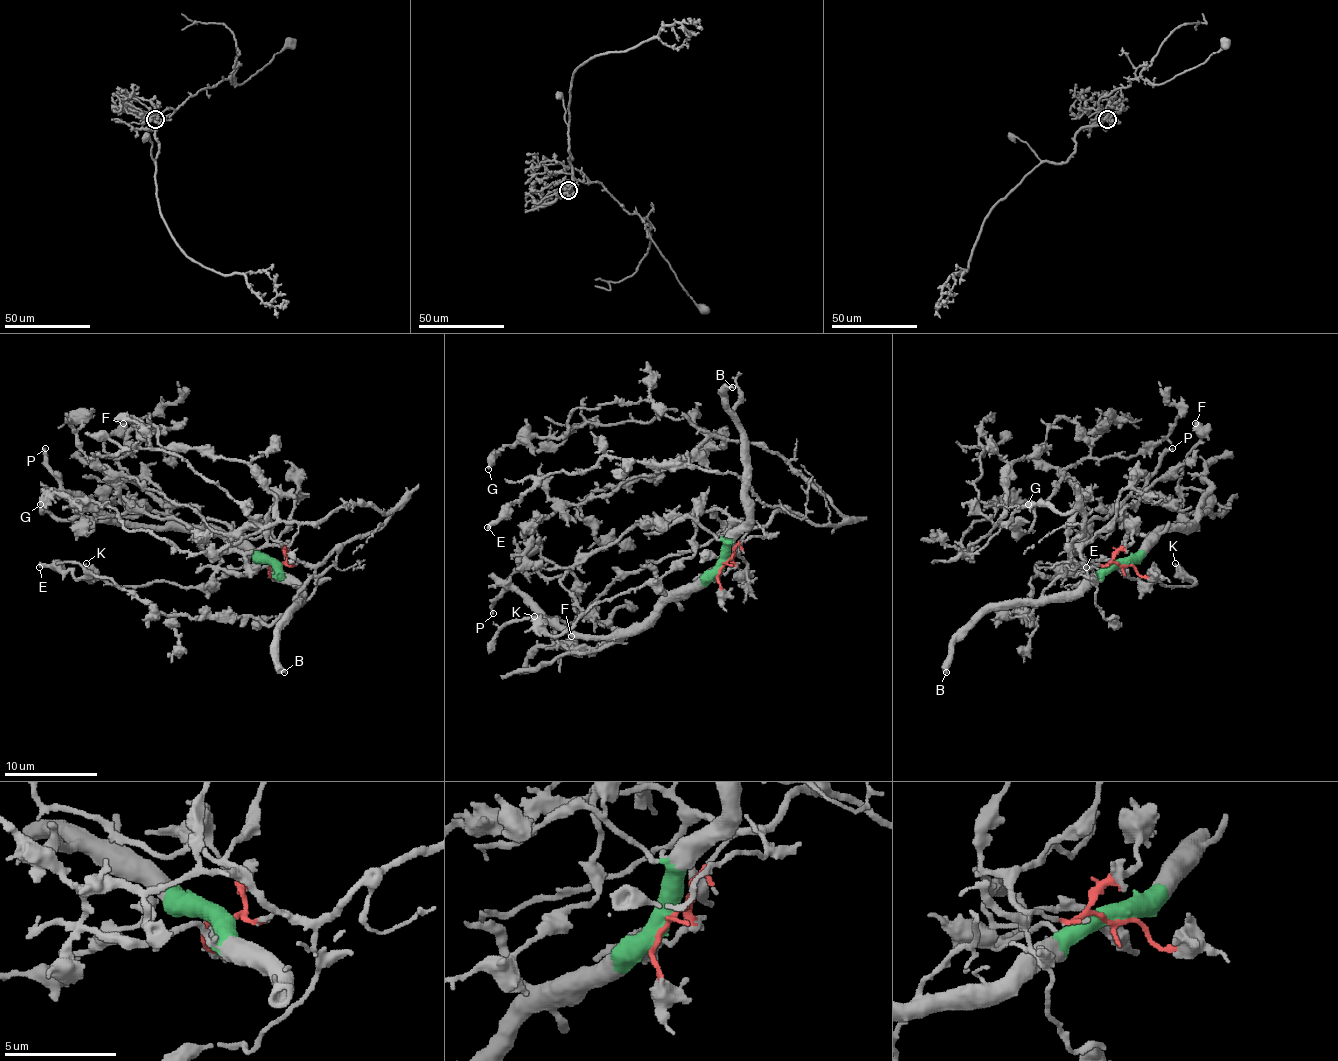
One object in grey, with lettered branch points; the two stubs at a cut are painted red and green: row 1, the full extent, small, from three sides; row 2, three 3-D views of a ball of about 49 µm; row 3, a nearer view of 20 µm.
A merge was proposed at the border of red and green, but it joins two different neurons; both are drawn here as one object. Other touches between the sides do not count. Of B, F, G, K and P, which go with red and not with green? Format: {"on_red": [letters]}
{"on_red": ["F", "G", "K"]}

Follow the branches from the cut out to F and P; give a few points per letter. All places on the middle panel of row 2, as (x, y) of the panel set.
F: (723, 565), (747, 530), (735, 521), (714, 539), (623, 572), (551, 637), (567, 644), (572, 635)
P: (723, 565), (674, 591), (639, 623), (609, 635), (574, 635), (551, 626), (511, 586), (495, 602), (492, 614)

